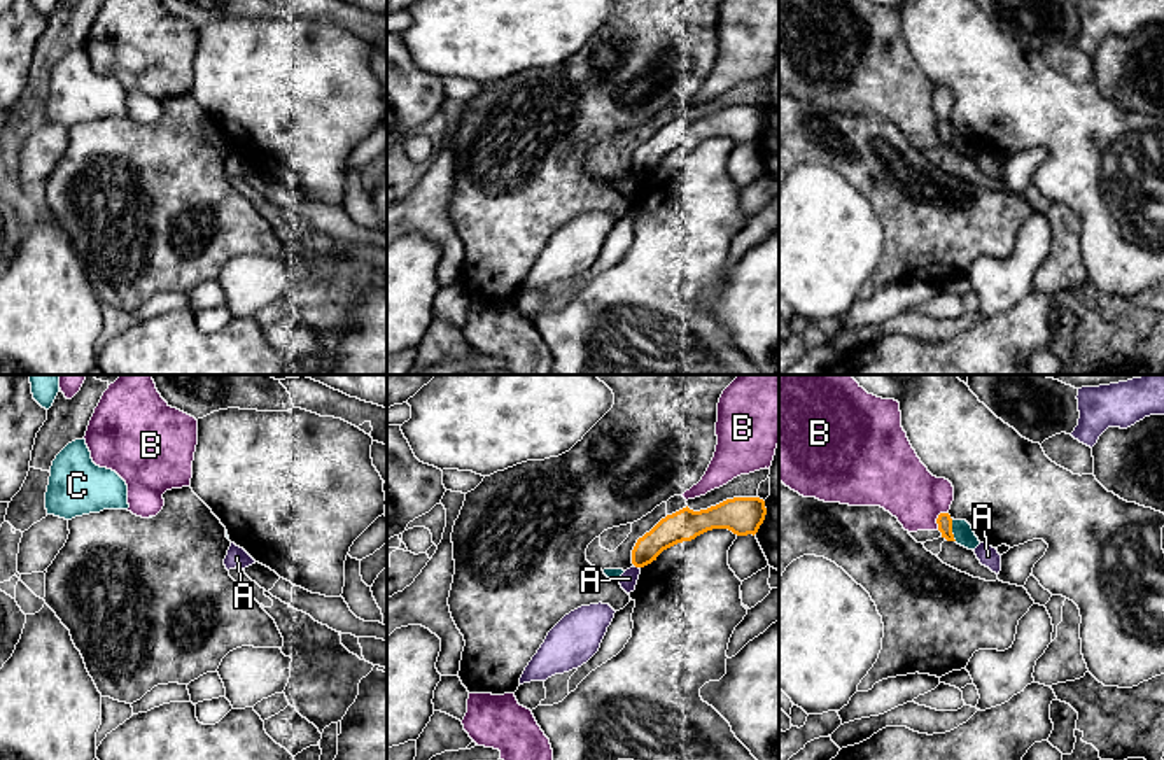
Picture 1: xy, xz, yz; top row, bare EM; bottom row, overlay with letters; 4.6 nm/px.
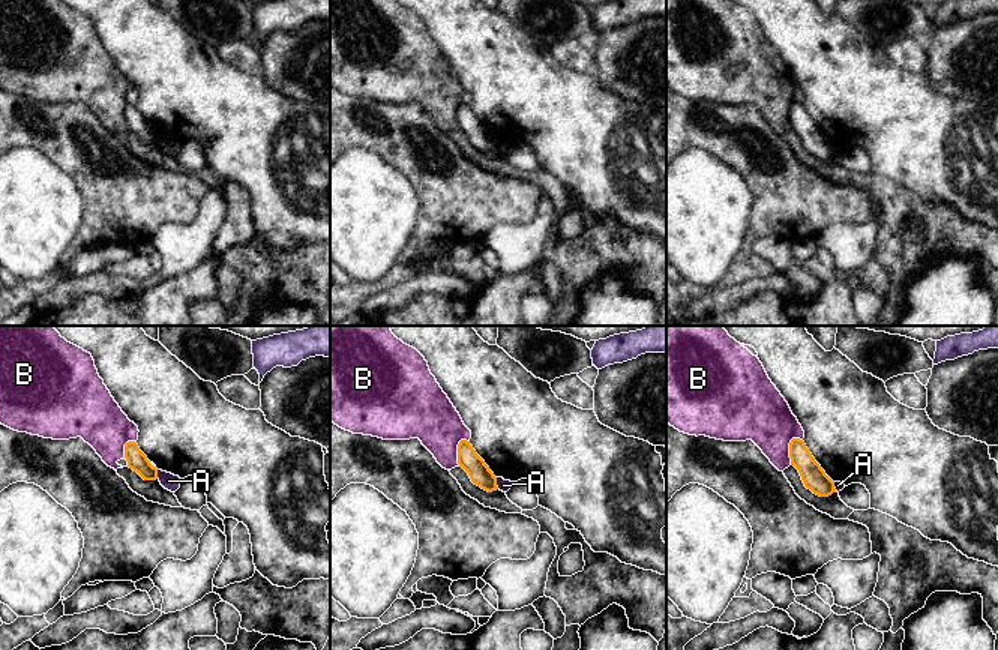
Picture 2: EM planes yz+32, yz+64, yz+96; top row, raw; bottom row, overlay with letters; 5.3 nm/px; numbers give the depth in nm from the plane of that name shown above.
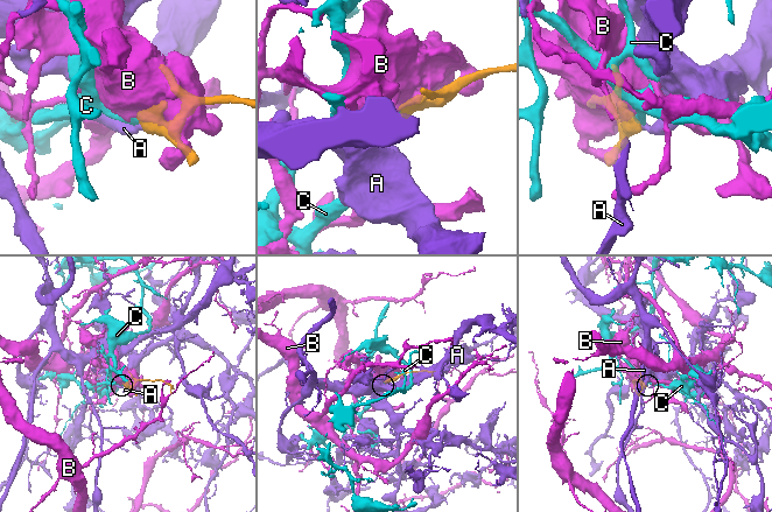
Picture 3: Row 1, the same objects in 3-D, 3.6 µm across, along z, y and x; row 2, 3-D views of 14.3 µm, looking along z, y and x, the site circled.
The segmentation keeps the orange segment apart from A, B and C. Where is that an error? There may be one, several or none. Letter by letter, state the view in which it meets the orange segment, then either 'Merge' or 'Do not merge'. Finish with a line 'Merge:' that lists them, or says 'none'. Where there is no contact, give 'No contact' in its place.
A: Touches orange in xz. Do not merge
B: Touches orange in yz. Do not merge
C: Touches orange in yz. Do not merge
Merge: none

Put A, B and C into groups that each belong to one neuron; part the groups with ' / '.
A / B / C

